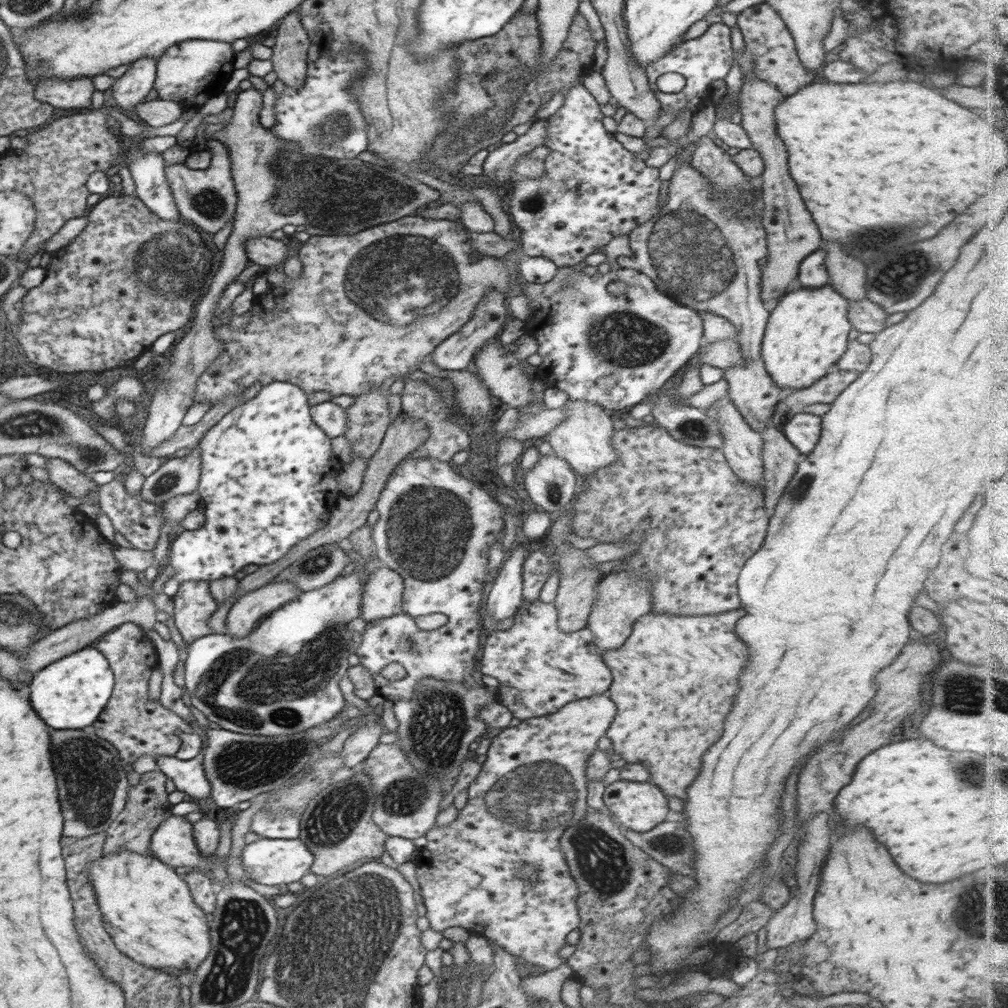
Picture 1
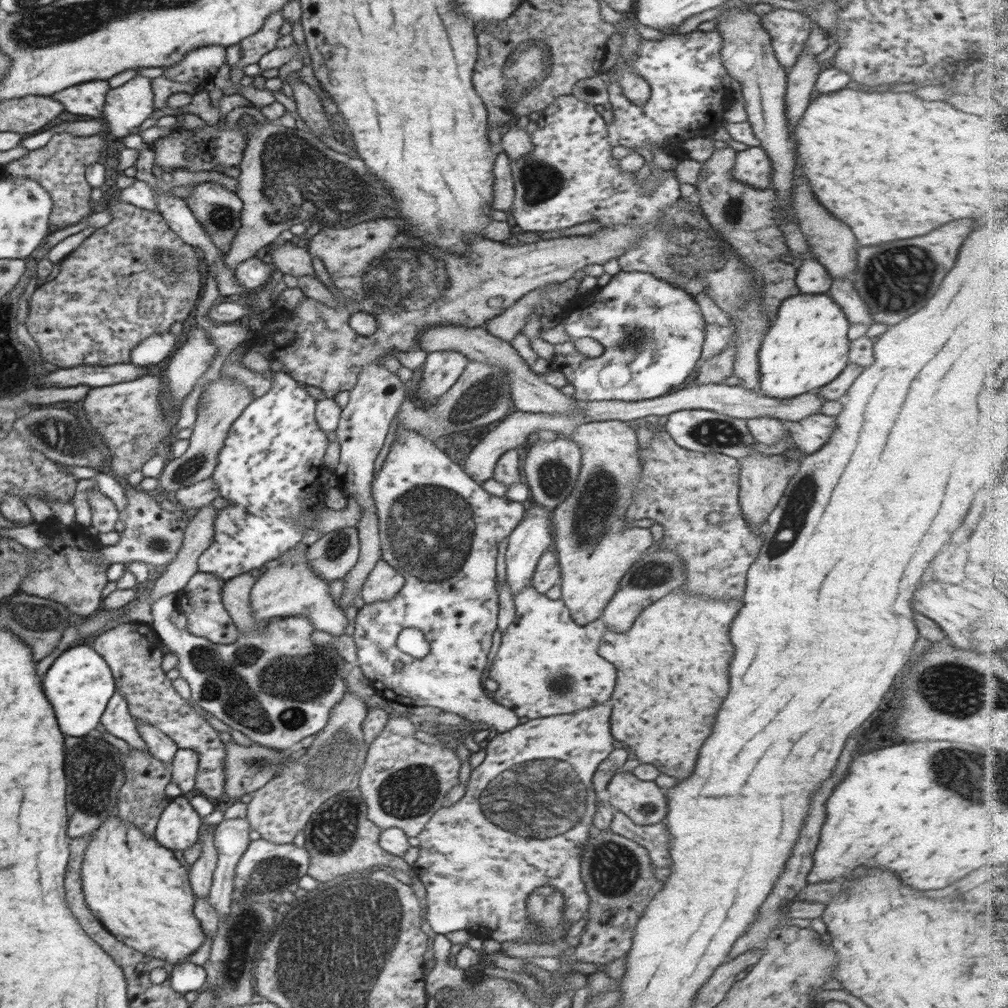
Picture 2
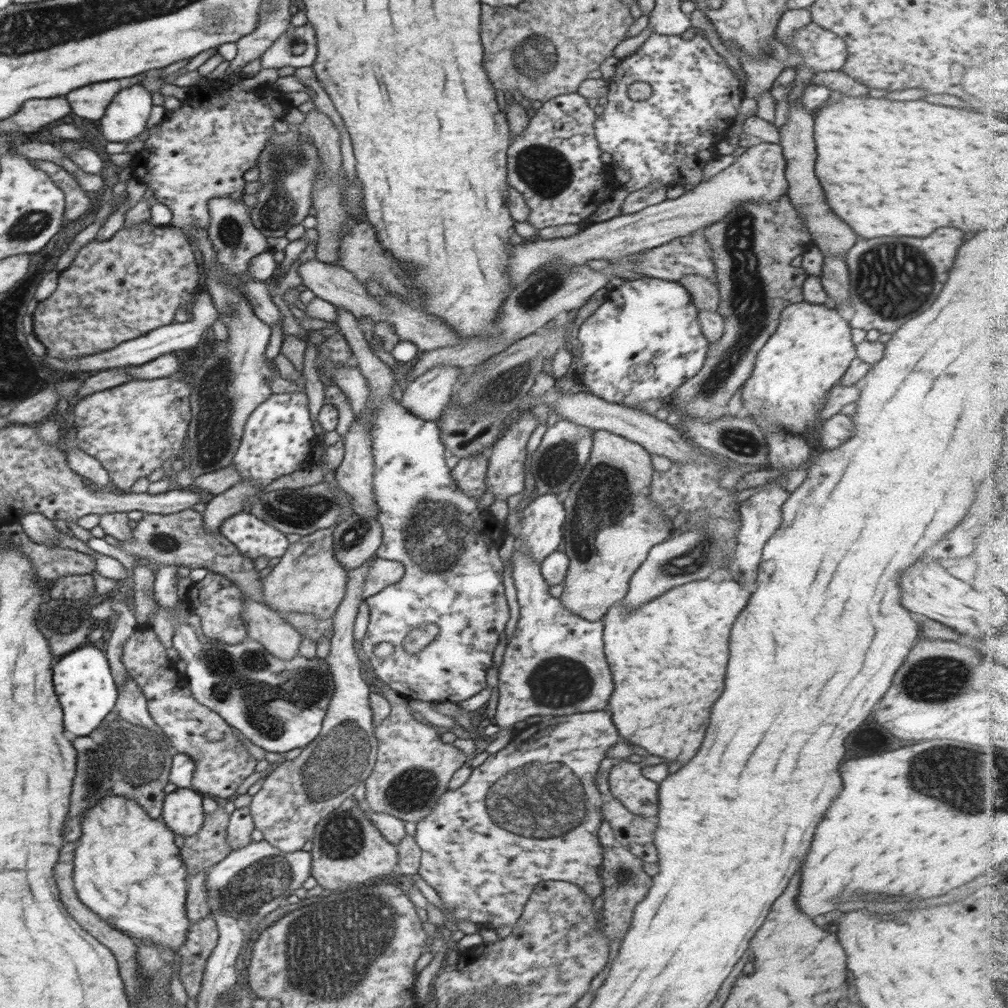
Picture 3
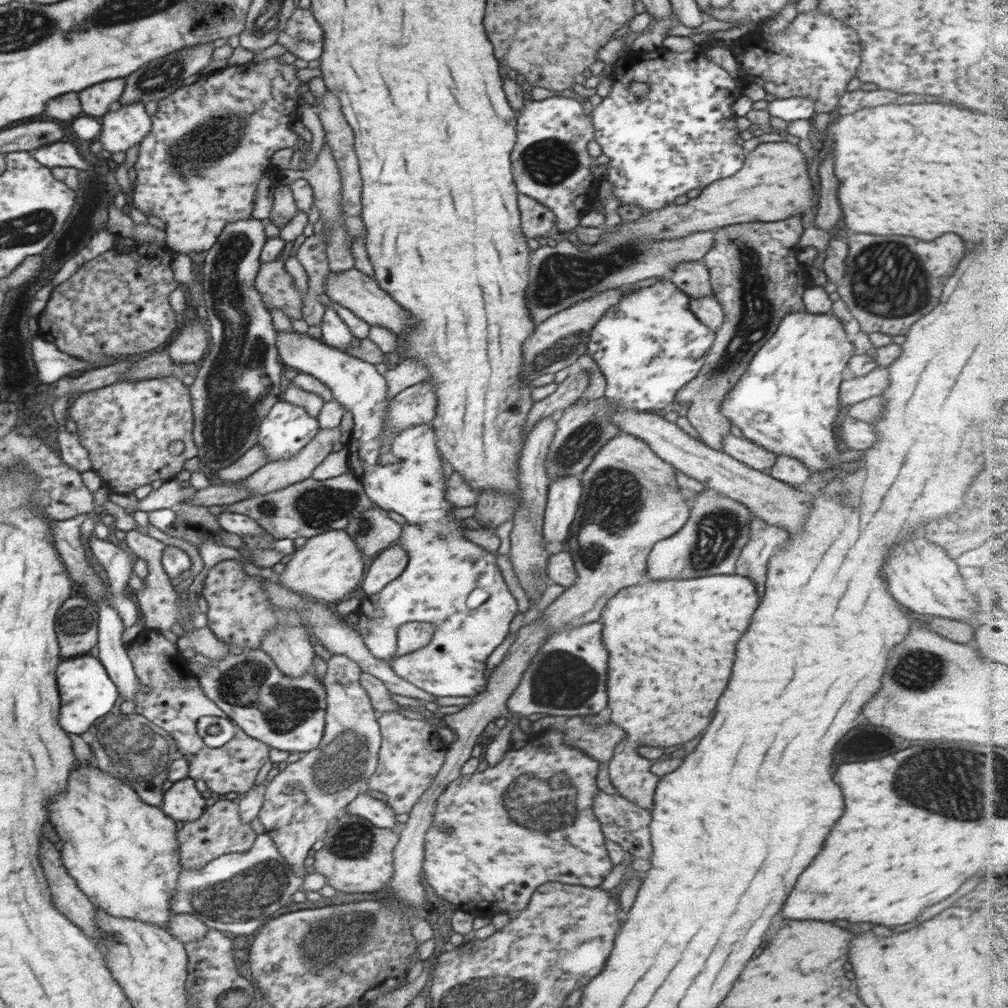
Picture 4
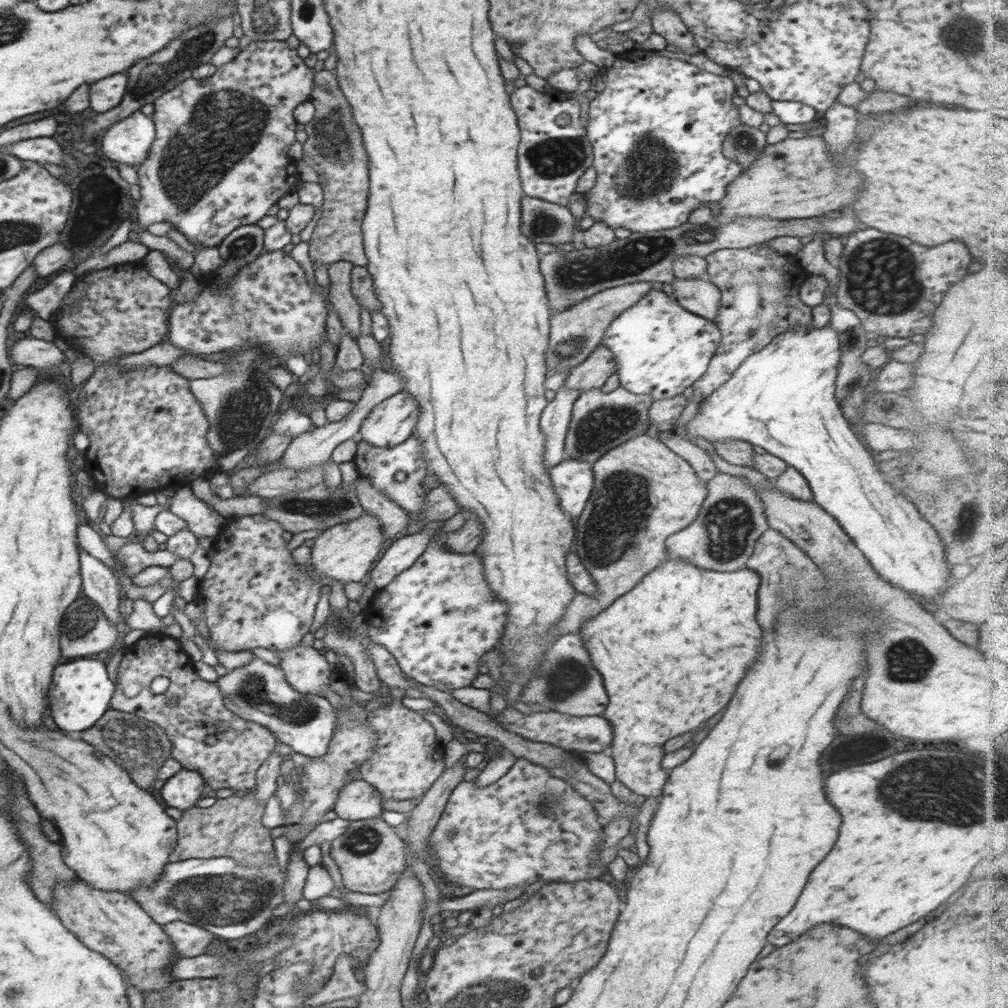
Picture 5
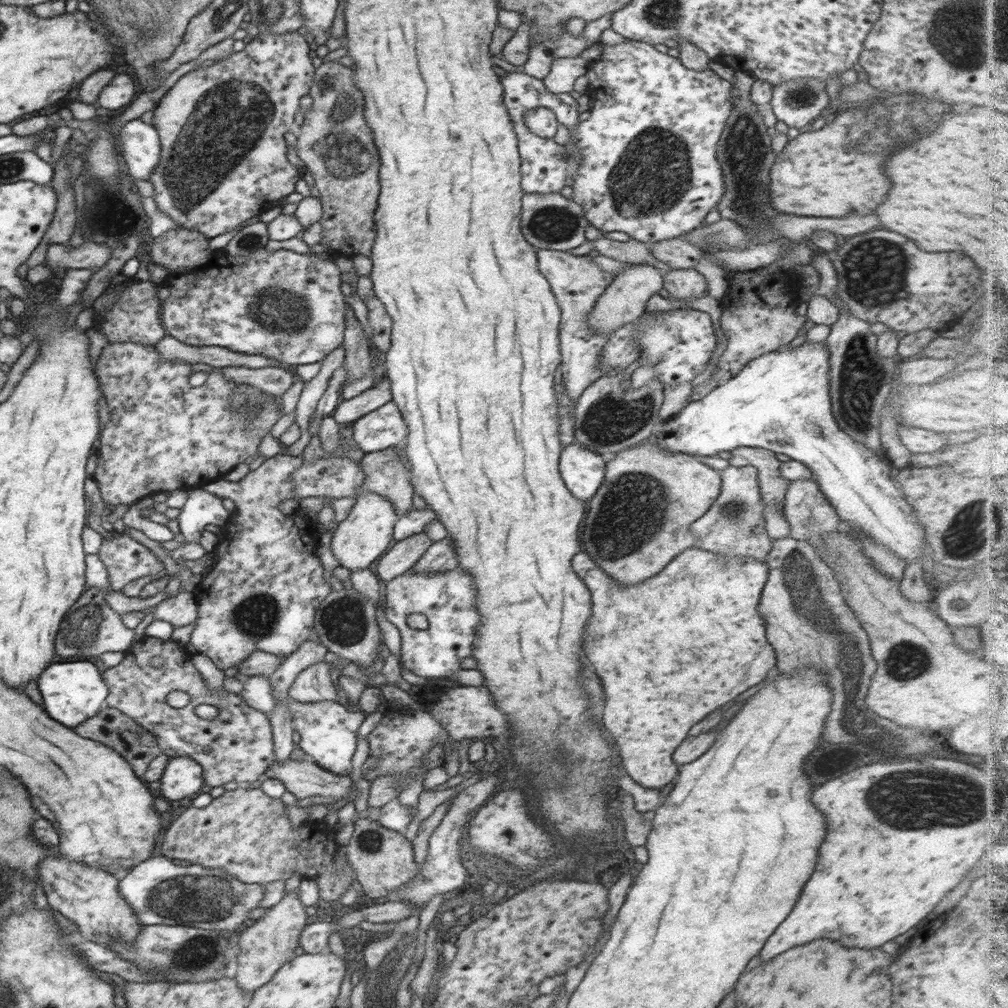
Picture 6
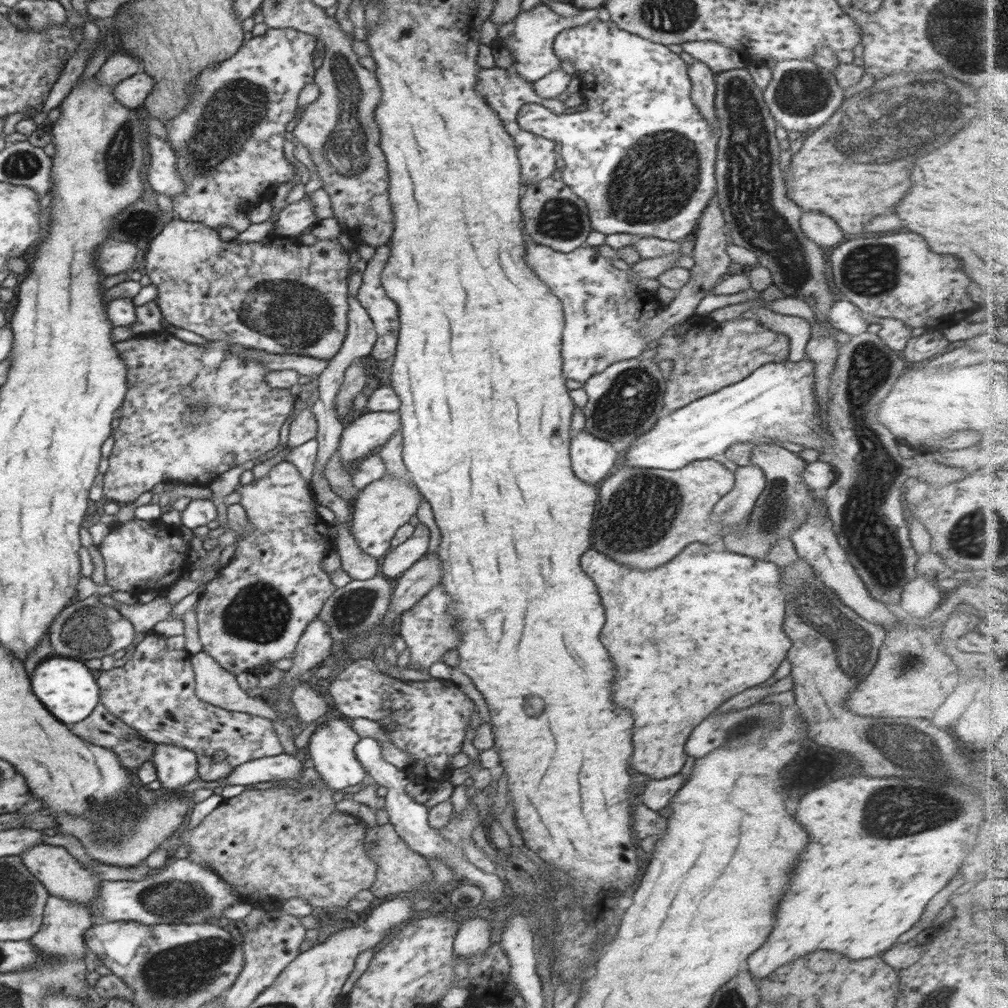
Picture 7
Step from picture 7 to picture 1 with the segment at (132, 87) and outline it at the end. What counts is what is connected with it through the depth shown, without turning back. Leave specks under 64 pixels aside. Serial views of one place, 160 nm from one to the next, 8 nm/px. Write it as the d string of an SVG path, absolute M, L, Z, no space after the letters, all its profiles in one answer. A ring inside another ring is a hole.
M48 78L35 86L35 99L62 109L91 108L91 98L95 91L92 84L91 78Z

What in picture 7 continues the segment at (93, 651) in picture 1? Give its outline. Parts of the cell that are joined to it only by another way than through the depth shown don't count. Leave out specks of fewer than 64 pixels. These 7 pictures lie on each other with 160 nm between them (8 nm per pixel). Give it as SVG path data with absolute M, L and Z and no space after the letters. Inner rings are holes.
M52 658L42 662L32 676L32 692L40 698L40 702L64 724L76 724L90 716L90 712L100 702L100 690L92 676L92 672L76 660L68 658Z

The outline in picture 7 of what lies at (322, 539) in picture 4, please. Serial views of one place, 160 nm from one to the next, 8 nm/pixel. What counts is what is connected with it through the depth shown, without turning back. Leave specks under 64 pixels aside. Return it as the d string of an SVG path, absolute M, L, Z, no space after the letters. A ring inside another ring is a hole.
M388 474L368 484L351 503L349 531L358 543L358 548L362 553L376 559L386 557L392 549L391 542L395 532L403 524L408 523L412 515L417 514L419 505L424 501L424 497L420 495L420 491L416 489L409 476L394 478Z

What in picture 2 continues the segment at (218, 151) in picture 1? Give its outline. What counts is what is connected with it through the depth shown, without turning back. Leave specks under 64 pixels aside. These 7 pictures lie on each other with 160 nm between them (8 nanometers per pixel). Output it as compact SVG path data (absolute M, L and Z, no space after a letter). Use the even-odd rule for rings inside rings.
M206 181L198 183L185 200L210 240L226 254L241 227L243 202L226 187Z

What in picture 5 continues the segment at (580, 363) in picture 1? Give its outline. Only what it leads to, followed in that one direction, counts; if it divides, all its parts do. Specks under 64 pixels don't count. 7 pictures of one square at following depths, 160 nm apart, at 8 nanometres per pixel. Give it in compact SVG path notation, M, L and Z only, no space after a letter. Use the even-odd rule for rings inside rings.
M652 289L614 317L599 344L607 346L613 354L620 387L632 394L648 394L656 401L681 394L702 377L720 342L721 332L714 321L688 312L680 306L674 294L668 295L662 290Z

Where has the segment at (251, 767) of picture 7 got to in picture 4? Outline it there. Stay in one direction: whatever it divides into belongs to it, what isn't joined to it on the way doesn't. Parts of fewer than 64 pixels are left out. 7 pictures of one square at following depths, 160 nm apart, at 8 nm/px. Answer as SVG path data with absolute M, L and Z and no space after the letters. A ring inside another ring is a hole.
M364 790L344 810L345 814L353 814L368 819L378 828L394 828L399 824L396 813L388 803L366 795Z

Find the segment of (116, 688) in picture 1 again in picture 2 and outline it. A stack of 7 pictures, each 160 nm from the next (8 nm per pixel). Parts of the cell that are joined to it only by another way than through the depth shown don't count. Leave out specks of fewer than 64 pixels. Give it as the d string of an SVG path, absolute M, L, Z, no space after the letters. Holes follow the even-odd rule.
M140 622L122 623L104 630L99 635L88 641L91 647L108 663L115 678L115 688L119 690L128 703L129 713L137 720L143 720L155 726L168 738L175 742L179 749L195 750L199 754L199 769L195 778L195 789L201 795L212 801L224 794L225 766L223 758L226 756L225 743L220 739L218 731L206 721L200 711L196 711L189 701L183 700L172 685L173 681L166 677L166 672L160 667L163 653L161 652L161 640L156 631L149 624Z

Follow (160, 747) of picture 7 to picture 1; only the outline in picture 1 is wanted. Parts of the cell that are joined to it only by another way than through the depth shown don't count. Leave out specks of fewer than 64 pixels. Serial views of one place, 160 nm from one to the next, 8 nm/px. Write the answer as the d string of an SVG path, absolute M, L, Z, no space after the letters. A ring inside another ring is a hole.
M170 814L161 822L152 835L150 848L168 866L211 869L212 858L204 860L193 835L193 824L184 816Z

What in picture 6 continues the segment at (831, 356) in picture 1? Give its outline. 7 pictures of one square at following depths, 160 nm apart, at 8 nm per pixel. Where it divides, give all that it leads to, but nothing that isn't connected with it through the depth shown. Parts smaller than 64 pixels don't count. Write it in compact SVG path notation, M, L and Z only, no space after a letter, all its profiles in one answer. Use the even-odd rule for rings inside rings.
M805 340L800 346L793 349L780 348L780 350L772 351L762 356L754 358L742 367L742 370L733 376L728 381L713 388L704 398L688 403L680 412L673 416L668 421L661 422L657 426L658 432L656 435L656 446L668 450L670 454L688 454L690 456L696 455L700 457L717 456L719 452L732 452L740 450L742 447L757 447L770 450L774 453L784 454L792 460L805 464L813 474L814 481L820 487L820 491L825 494L826 500L834 507L836 514L840 517L844 527L862 530L862 534L866 534L876 544L884 544L888 550L891 550L896 557L904 559L906 565L914 564L916 562L925 562L929 559L929 550L926 550L926 534L924 534L924 526L916 520L914 516L914 508L904 500L904 494L900 492L900 488L890 480L890 466L886 462L882 462L878 454L874 454L872 450L864 448L862 444L858 444L844 434L843 430L838 427L833 415L833 408L831 405L830 396L830 381L829 381L829 358L830 351L826 341L813 343Z

